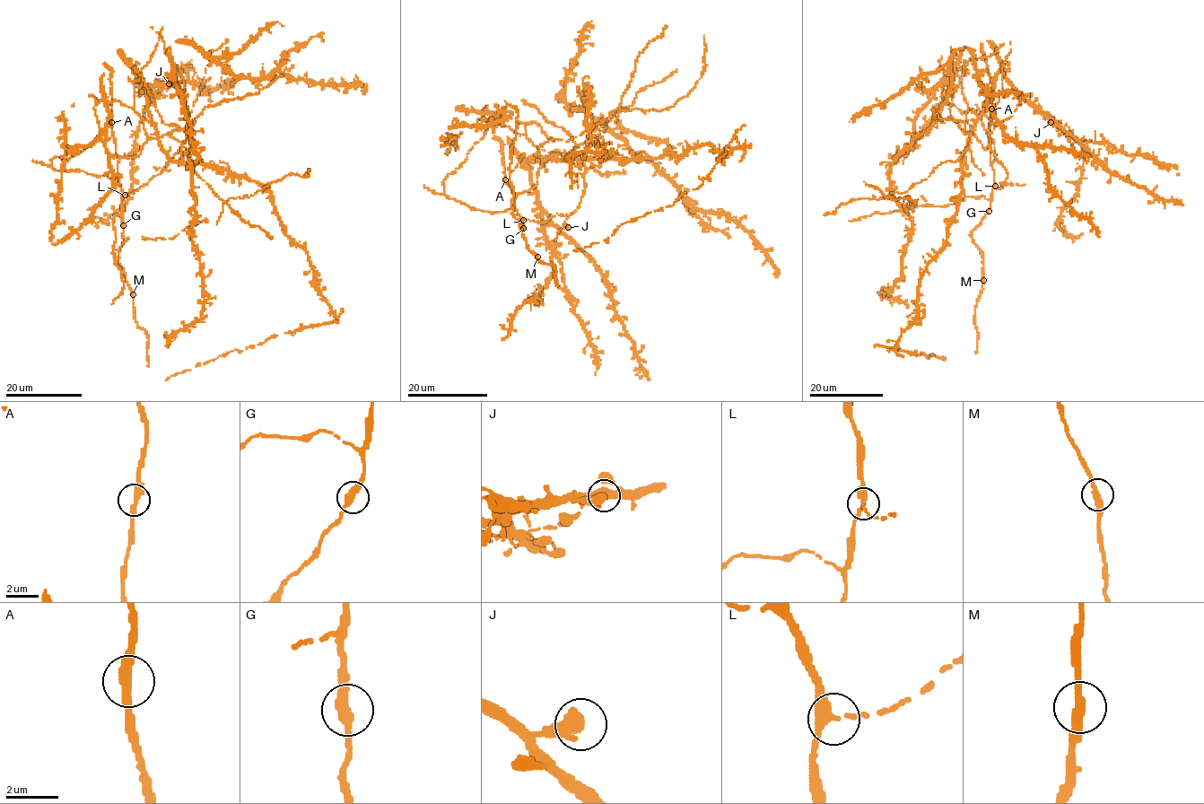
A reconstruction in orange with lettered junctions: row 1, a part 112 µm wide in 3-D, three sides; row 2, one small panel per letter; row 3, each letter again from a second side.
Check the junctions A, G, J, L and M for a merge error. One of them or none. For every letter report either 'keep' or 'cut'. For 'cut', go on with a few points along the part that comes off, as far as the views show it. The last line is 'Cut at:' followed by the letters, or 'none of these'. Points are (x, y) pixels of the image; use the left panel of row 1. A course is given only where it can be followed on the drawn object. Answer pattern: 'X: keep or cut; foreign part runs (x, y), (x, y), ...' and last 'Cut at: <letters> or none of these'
A: keep
G: keep
J: keep
L: keep
M: keep
Cut at: none of these

